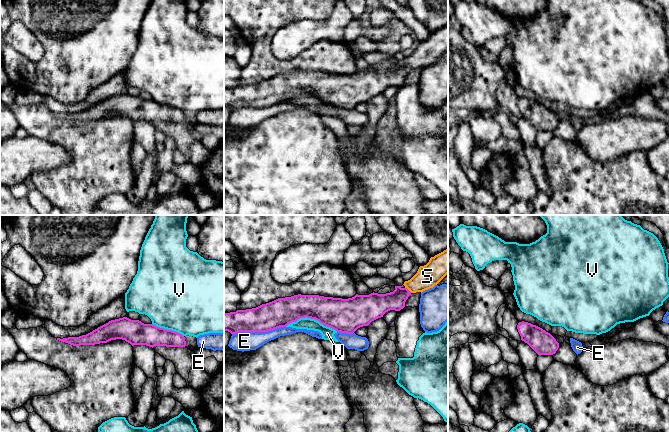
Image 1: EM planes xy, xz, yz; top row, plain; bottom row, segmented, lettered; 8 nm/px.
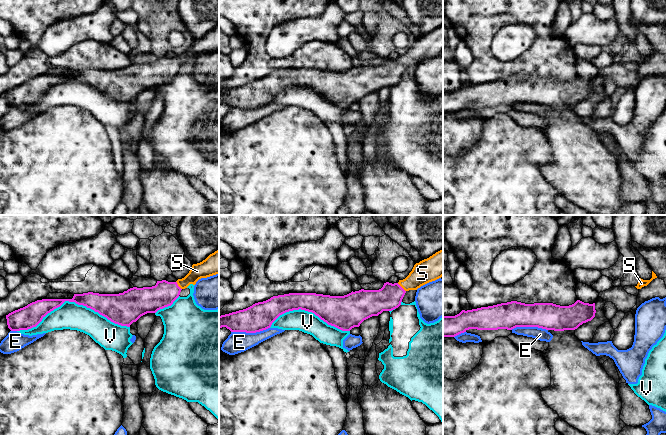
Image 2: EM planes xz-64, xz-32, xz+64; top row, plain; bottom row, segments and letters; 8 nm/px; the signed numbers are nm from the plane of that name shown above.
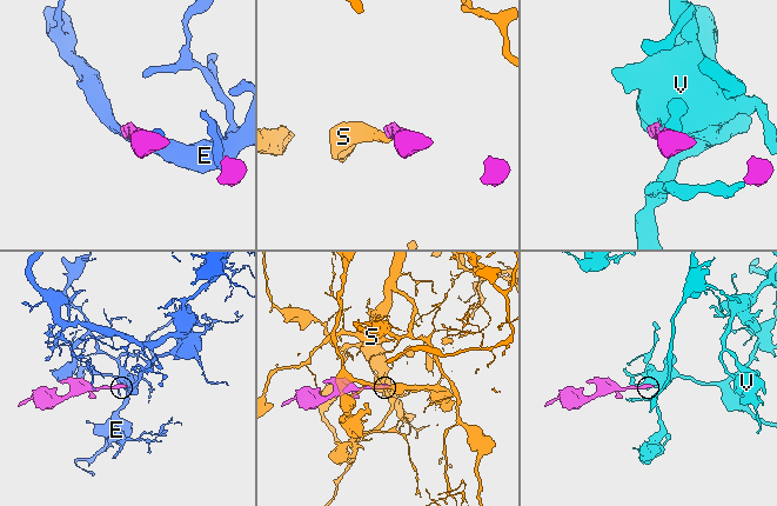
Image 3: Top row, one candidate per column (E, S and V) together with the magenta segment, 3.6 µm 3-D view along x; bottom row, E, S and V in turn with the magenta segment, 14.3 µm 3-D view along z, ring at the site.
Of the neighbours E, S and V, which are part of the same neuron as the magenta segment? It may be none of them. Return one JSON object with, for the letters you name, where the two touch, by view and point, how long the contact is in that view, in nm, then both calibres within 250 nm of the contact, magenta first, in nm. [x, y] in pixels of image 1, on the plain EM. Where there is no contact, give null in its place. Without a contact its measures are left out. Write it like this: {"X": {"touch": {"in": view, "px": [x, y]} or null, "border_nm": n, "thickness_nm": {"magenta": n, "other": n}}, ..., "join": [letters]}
{"S": {"touch": {"in": "xz", "px": [407, 65]}, "border_nm": 70, "thickness_nm": {"magenta": 160, "other": 190}}, "join": ["S"]}

